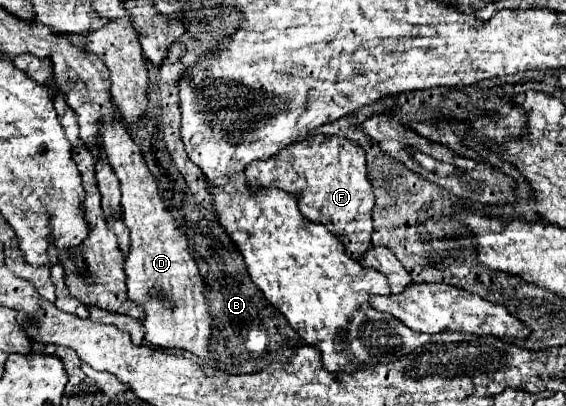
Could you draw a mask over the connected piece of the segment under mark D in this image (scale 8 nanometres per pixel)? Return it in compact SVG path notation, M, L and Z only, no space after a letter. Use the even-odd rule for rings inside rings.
M121 122L103 126L101 142L107 162L121 182L123 222L131 230L129 258L125 262L127 290L129 300L139 304L145 312L145 316L139 318L145 328L145 340L153 346L183 348L203 358L207 356L207 340L211 336L211 314L204 296L203 279L187 248L187 238L165 208L157 182L143 162L141 148L131 140L127 128ZM151 288L159 288L159 294L153 296Z

